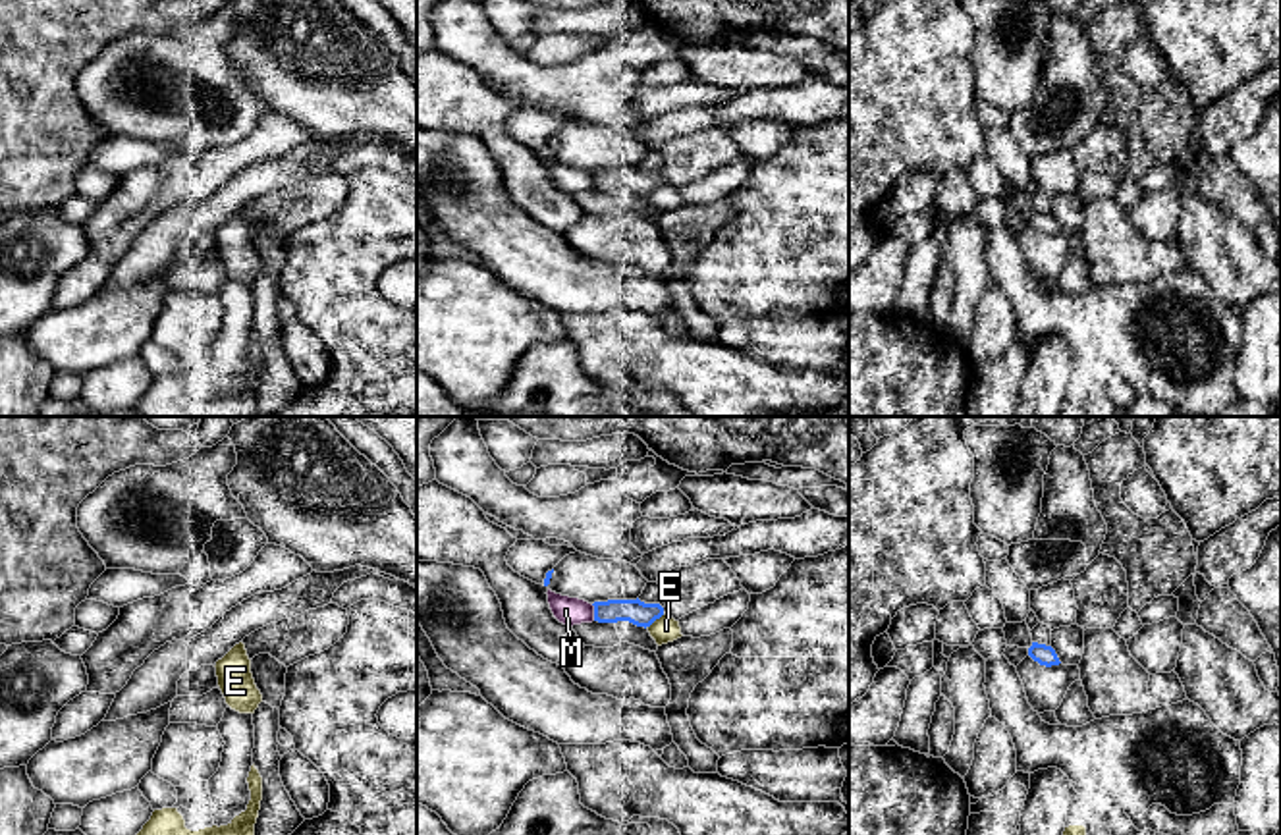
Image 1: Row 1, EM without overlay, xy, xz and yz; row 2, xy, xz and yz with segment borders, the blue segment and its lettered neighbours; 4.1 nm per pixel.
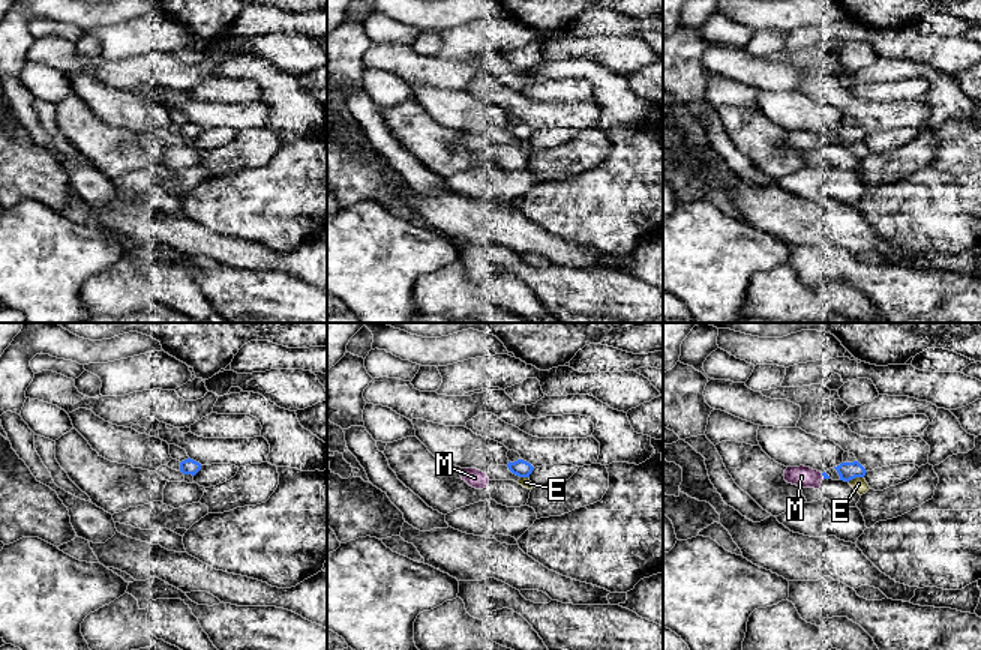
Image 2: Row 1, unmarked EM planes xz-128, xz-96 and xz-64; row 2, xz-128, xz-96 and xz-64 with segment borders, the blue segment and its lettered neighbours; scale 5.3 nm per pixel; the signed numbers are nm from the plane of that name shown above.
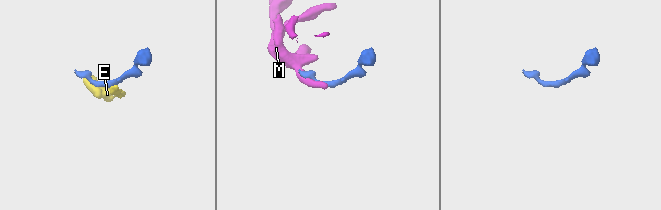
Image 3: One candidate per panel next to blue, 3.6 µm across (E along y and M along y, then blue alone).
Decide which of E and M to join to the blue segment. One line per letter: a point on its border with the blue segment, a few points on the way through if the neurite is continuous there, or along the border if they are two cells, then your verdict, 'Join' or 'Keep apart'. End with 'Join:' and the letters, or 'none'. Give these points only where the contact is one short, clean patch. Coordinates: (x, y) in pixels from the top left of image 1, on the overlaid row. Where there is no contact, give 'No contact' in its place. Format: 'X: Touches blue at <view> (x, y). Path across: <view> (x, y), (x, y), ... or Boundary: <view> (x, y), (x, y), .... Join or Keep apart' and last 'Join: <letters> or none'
E: Touches blue at xz (654, 619). Keep apart
M: Touches blue at xz (595, 612). Keep apart
Join: none

